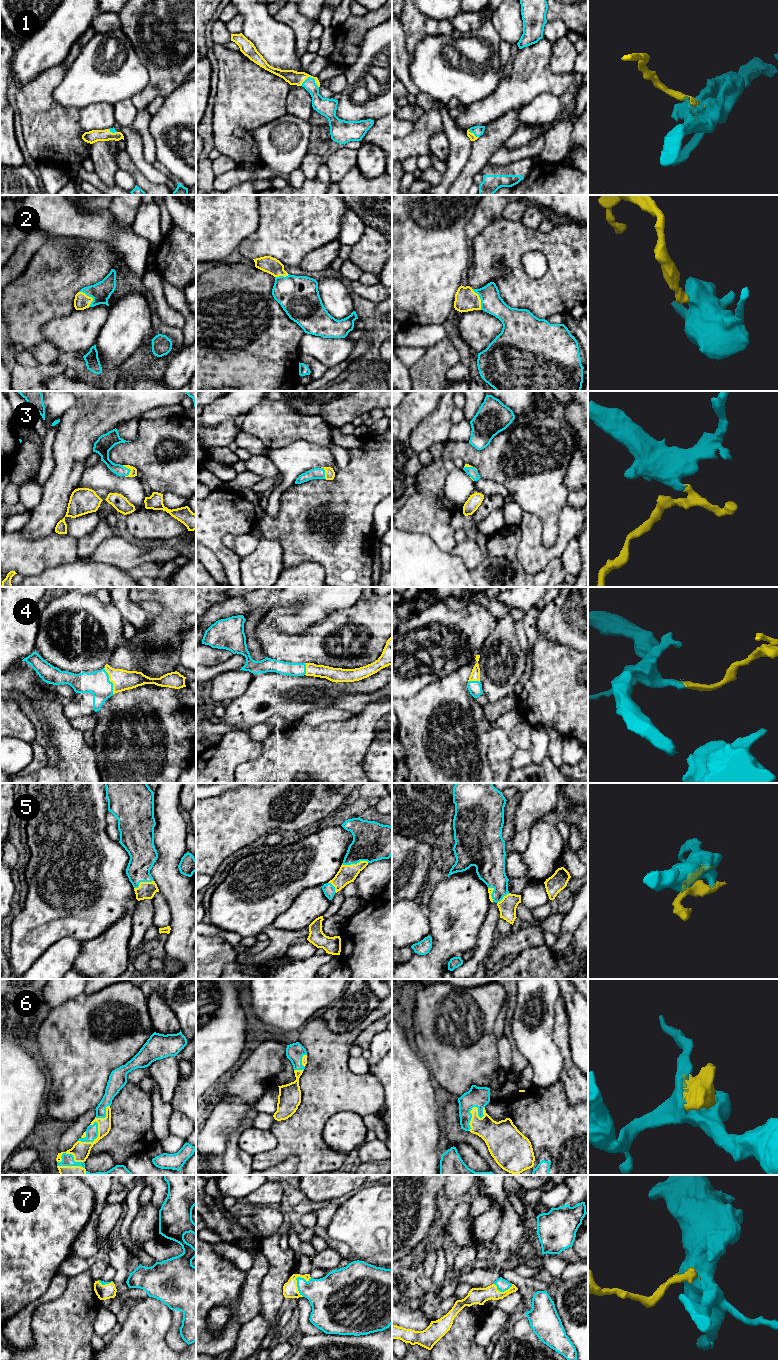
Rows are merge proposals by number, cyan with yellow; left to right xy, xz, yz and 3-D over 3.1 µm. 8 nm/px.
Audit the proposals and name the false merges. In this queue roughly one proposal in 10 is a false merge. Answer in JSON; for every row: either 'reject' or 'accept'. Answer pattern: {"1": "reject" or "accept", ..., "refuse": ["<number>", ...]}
{"1": "accept", "2": "accept", "3": "accept", "4": "accept", "5": "accept", "6": "accept", "7": "accept", "refuse": []}

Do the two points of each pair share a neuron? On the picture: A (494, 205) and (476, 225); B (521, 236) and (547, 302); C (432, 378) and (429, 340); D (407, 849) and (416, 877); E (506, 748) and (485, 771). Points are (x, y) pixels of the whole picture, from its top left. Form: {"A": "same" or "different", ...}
{"A": "same", "B": "same", "C": "different", "D": "same", "E": "same"}

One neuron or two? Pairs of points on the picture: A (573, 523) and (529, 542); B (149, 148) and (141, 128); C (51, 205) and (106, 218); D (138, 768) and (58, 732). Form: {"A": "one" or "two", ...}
{"A": "one", "B": "one", "C": "one", "D": "two"}

